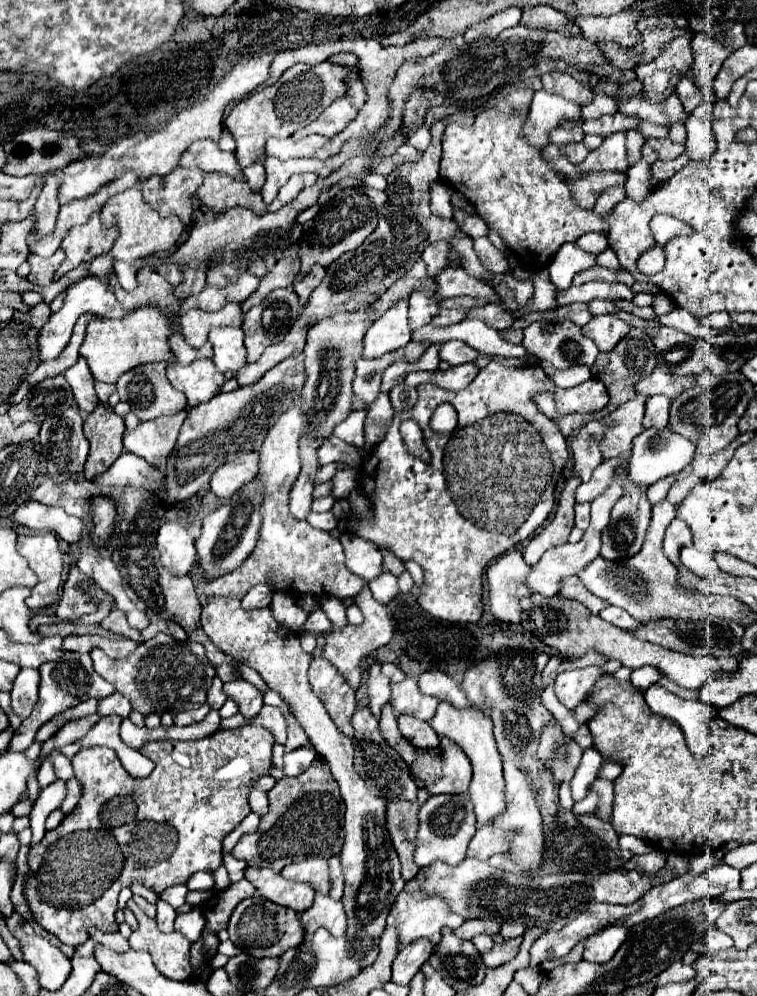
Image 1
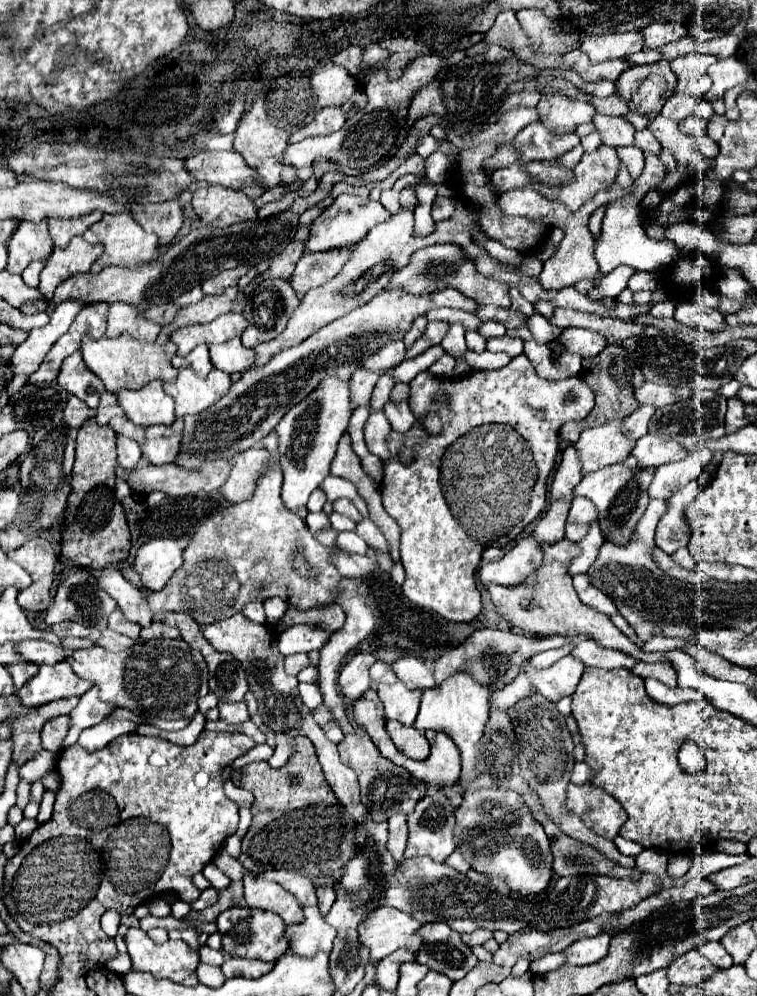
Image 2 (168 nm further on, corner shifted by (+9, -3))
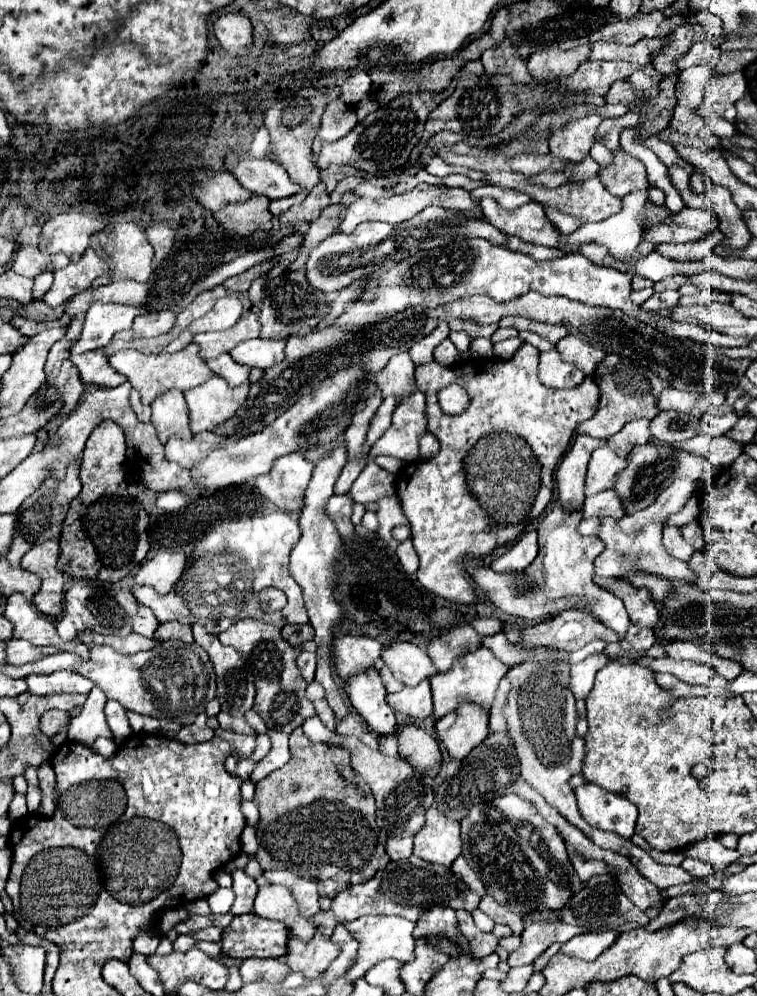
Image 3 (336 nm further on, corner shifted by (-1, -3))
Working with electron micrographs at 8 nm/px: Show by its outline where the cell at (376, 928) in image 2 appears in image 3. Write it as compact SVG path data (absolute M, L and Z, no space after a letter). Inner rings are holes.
M365 915L359 917L351 923L345 923L349 933L359 941L359 951L357 951L357 963L347 971L349 979L359 979L365 975L367 969L375 967L375 963L381 963L385 959L397 959L401 963L409 963L413 959L413 949L415 949L415 939L413 939L413 929L415 923L403 917L395 915Z

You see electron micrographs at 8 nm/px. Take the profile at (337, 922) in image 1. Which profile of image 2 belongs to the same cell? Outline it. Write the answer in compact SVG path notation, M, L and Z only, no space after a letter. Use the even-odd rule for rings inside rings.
M305 907L305 921L285 929L289 939L289 951L299 957L315 957L317 953L329 953L335 939L335 929L325 923L319 907Z

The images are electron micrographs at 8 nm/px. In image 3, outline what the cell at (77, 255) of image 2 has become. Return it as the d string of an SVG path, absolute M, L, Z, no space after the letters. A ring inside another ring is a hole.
M91 247L81 255L79 261L71 261L67 267L55 271L55 281L45 293L43 301L49 307L63 305L75 293L91 287L93 279L107 273L107 263Z

